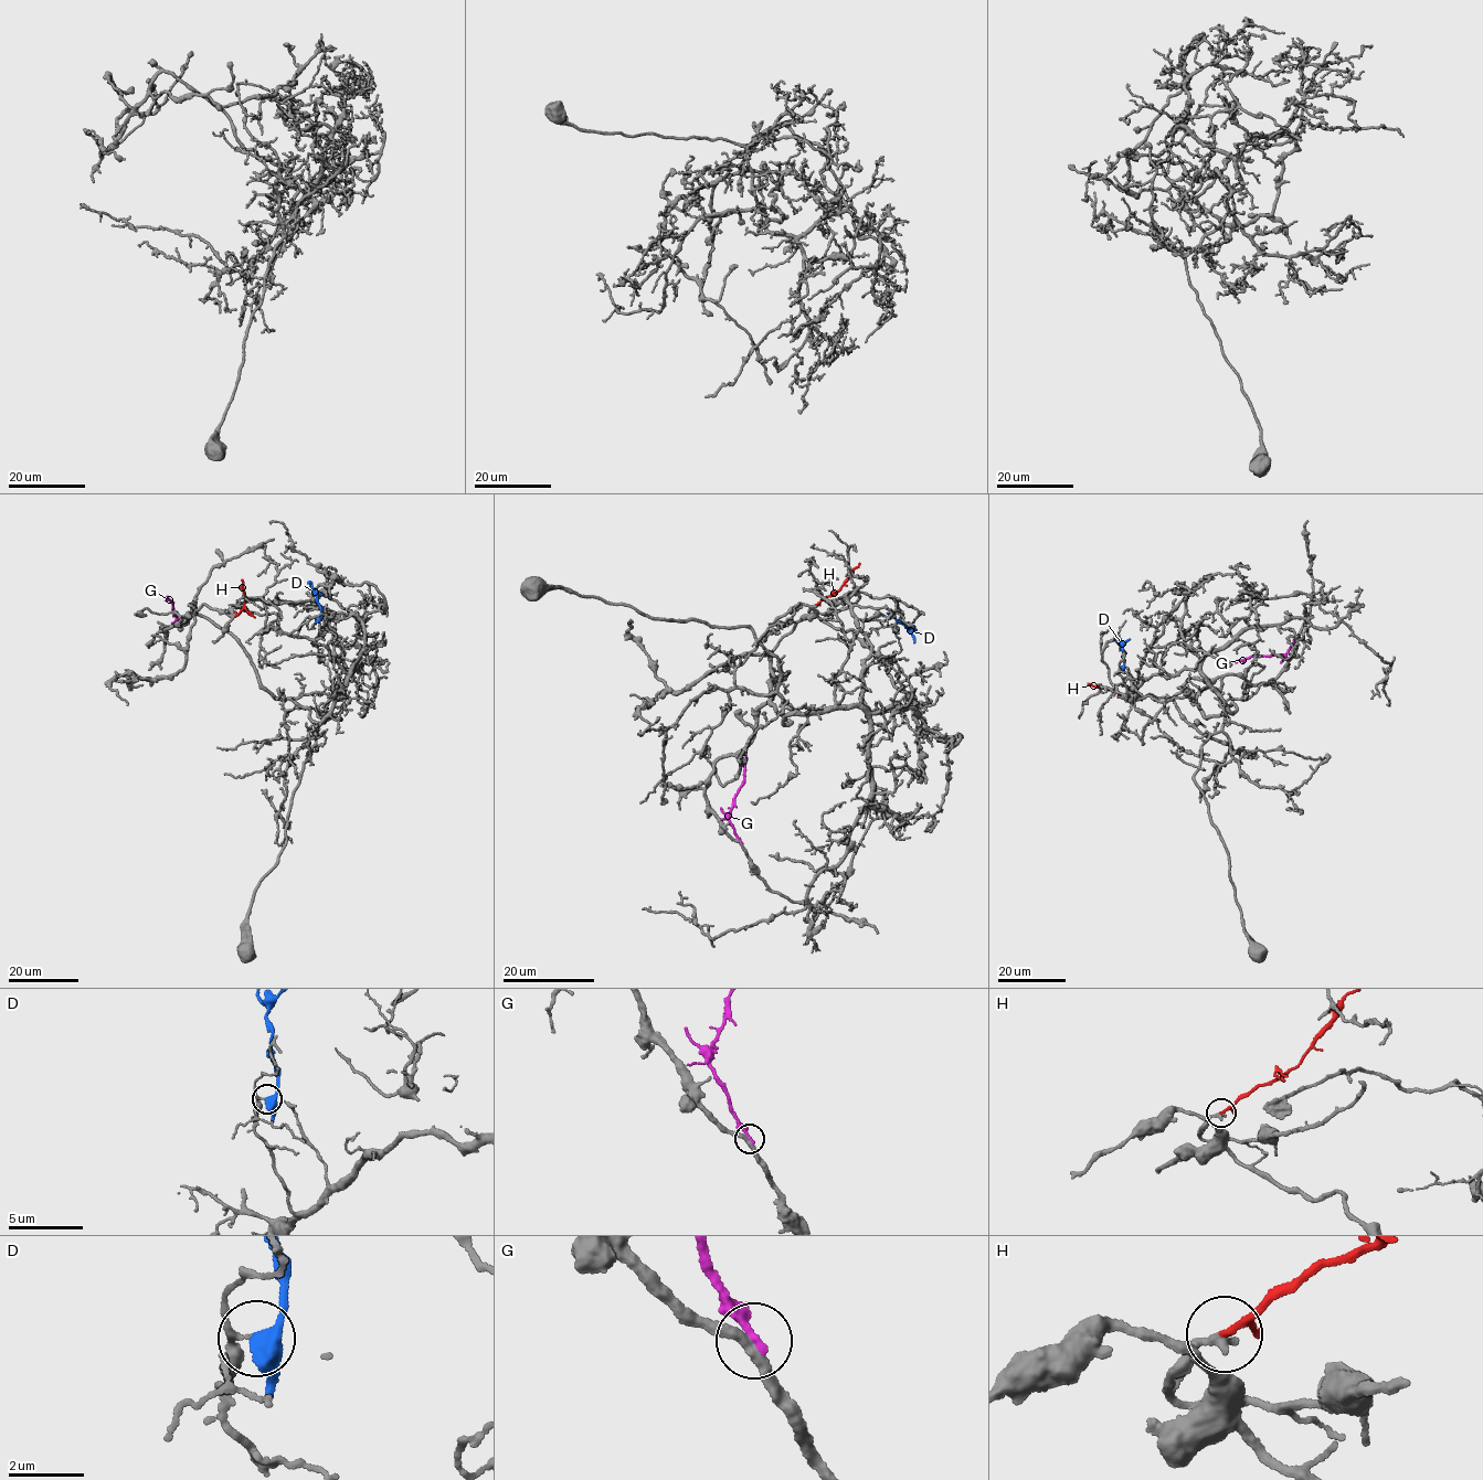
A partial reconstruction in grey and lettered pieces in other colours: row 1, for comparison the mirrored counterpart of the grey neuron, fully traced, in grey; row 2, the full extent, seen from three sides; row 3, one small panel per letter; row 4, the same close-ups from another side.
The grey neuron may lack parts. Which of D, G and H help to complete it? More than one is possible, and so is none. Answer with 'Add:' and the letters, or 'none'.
Add: H

